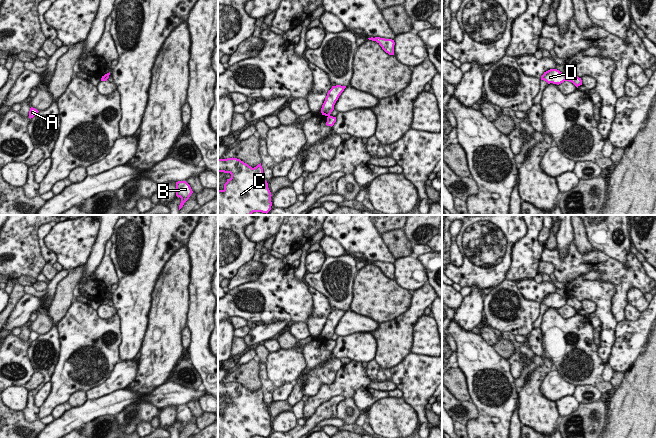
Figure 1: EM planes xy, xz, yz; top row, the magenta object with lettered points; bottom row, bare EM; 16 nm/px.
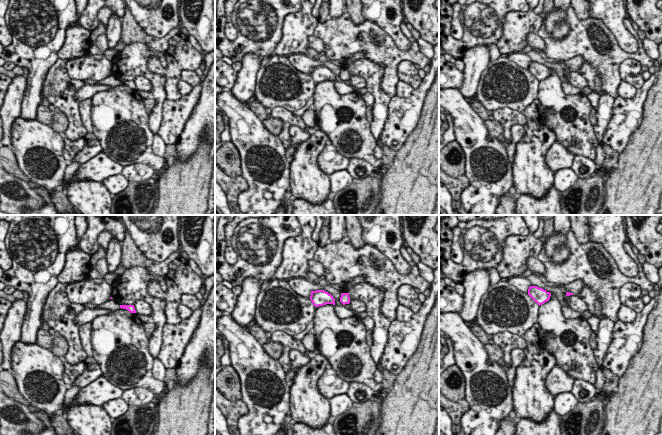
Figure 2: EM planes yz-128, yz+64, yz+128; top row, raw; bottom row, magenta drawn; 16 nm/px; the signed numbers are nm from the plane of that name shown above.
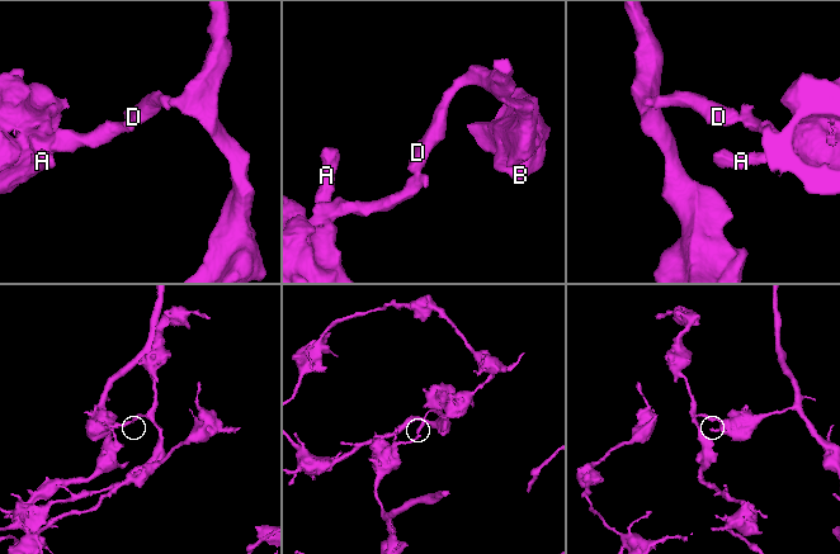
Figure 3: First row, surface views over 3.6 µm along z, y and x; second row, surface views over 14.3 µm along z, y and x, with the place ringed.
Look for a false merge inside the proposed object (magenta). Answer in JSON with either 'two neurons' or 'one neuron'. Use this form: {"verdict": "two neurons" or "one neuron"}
{"verdict": "two neurons"}

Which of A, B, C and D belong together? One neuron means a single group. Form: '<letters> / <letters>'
A C / B D

